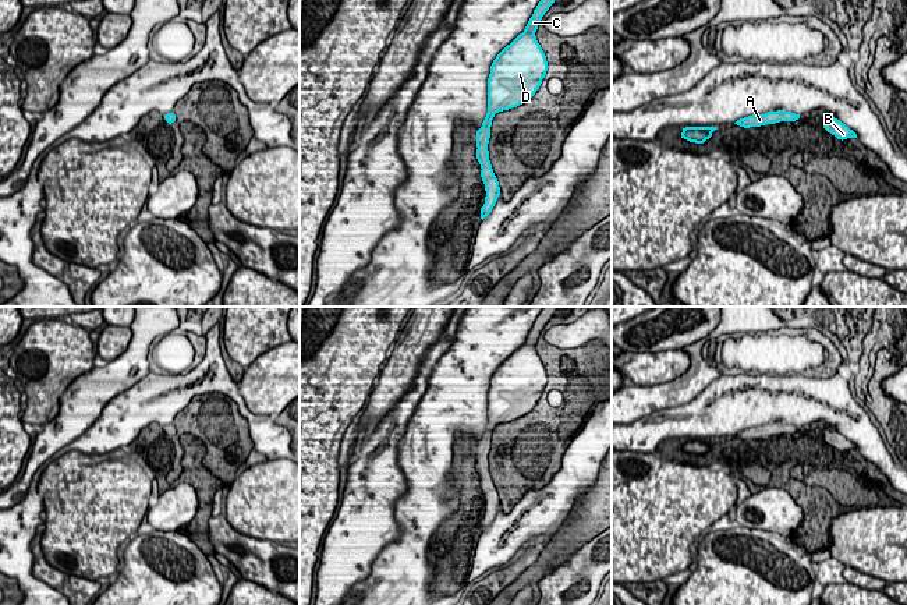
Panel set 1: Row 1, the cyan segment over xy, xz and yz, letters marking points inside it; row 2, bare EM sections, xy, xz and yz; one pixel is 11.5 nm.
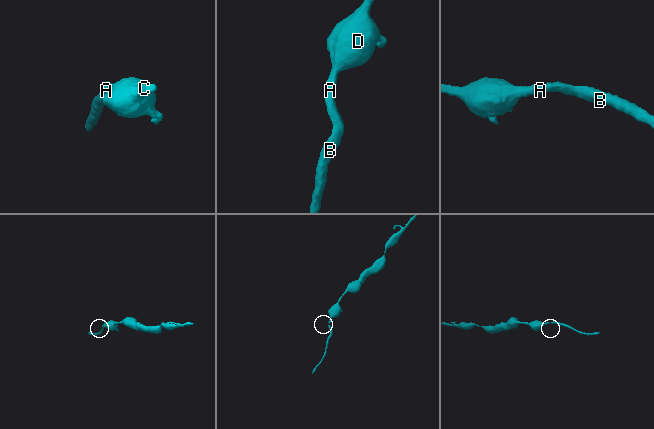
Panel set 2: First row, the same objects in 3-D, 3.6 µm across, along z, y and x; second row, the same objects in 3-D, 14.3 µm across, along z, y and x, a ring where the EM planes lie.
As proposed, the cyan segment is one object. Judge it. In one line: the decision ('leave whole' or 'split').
leave whole

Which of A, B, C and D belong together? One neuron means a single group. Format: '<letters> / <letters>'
A B C D

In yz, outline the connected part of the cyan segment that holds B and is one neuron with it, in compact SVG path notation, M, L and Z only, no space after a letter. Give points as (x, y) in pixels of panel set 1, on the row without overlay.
M835 429L823 431L823 441L837 452L857 450L857 446Z

